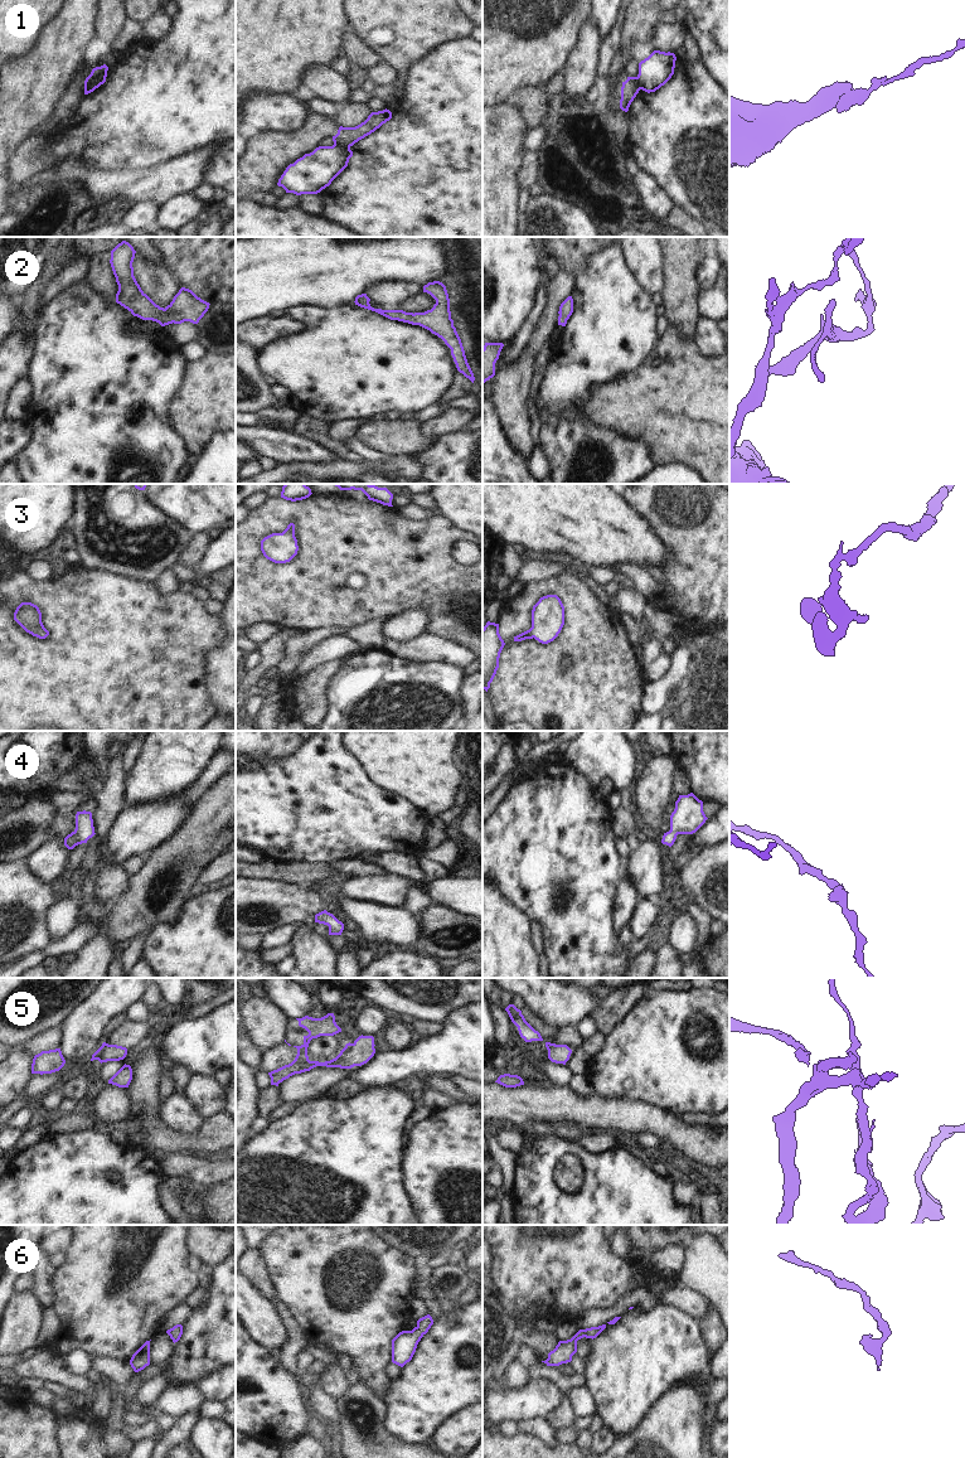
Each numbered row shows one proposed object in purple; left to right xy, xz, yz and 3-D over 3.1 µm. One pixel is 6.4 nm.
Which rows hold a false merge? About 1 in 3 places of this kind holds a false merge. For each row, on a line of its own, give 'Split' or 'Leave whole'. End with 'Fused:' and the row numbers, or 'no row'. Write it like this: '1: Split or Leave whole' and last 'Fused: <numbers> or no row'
1: Split
2: Leave whole
3: Leave whole
4: Leave whole
5: Leave whole
6: Leave whole
Fused: 1.

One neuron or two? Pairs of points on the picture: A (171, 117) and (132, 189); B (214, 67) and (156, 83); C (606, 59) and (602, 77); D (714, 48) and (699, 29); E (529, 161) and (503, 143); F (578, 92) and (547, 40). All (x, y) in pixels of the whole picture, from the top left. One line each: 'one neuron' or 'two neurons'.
A: two neurons
B: one neuron
C: one neuron
D: one neuron
E: two neurons
F: two neurons

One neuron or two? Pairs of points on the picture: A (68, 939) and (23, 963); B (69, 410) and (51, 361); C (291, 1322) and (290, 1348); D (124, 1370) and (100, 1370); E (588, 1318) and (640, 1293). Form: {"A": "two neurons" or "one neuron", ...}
{"A": "one neuron", "B": "one neuron", "C": "one neuron", "D": "one neuron", "E": "one neuron"}

